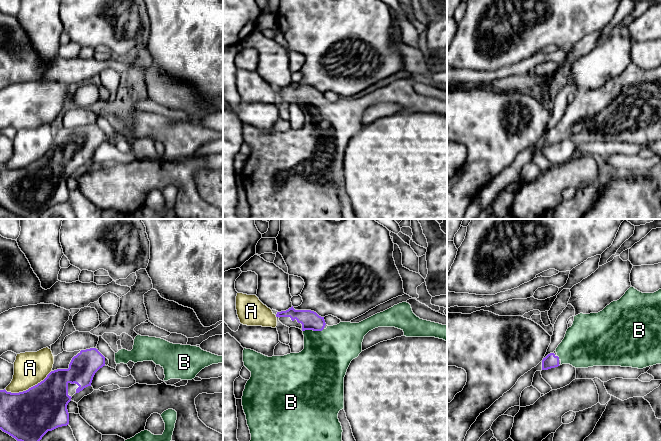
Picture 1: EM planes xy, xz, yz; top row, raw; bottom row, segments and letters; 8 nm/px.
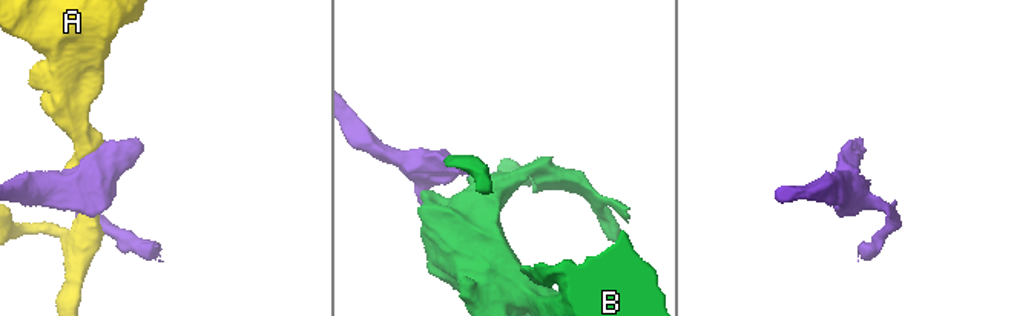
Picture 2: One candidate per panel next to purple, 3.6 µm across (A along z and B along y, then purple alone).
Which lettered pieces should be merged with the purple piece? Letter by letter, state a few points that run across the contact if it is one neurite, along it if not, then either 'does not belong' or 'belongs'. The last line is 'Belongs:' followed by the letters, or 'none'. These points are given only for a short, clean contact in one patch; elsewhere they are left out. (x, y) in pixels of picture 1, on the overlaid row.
A: does not belong
B: line xz (310, 320), (313, 330), (316, 339), (327, 354); belongs
Belongs: B

